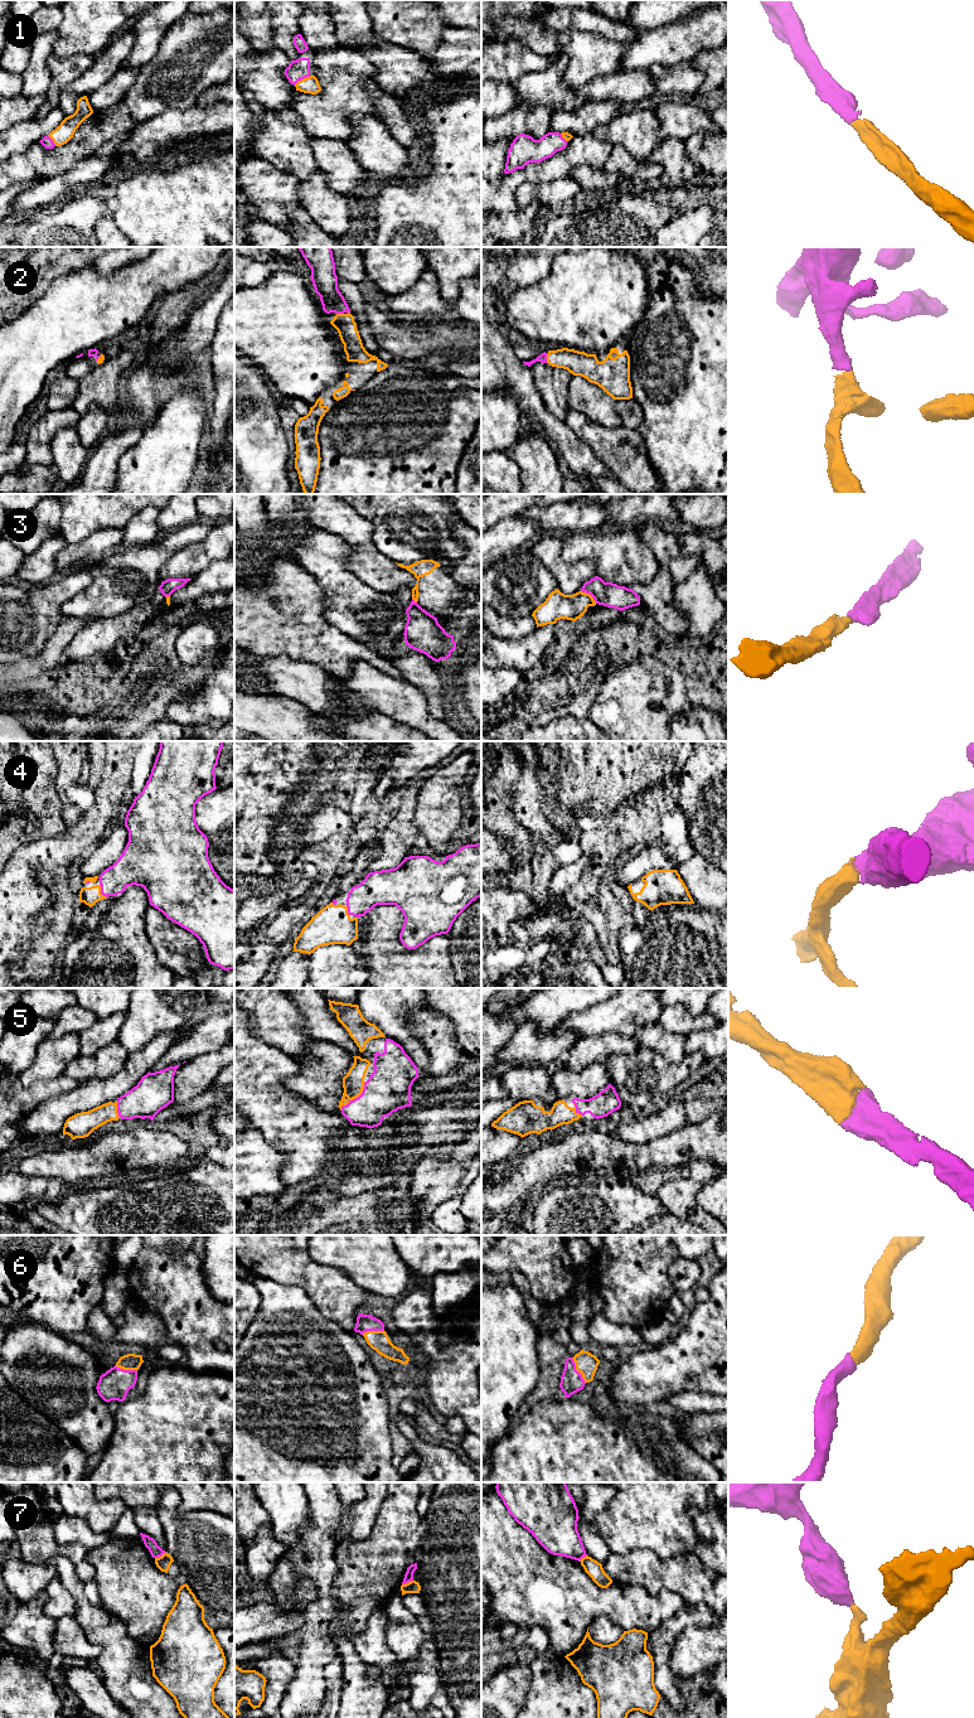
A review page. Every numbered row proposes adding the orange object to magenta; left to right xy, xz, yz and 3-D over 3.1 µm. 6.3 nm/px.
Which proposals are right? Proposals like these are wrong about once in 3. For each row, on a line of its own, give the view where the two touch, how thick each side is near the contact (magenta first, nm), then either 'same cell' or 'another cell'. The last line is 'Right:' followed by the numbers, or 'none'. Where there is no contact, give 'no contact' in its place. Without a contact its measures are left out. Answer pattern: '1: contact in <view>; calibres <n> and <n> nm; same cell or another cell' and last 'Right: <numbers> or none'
1: contact in xz; calibres 130 and 110 nm; same cell
2: contact in yz; calibres 50 and 160 nm; same cell
3: contact in yz; calibres 160 and 170 nm; another cell
4: contact in xy; calibres 200 and 110 nm; same cell
5: contact in xz; calibres 280 and 140 nm; same cell
6: contact in yz; calibres 140 and 140 nm; same cell
7: contact in xy; calibres 80 and 90 nm; another cell
Right: 1, 2, 4, 5, 6

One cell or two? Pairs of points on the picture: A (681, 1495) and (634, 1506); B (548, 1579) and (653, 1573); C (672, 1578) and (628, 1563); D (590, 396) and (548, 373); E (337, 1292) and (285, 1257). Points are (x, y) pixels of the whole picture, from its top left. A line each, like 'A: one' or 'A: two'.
A: one
B: two
C: one
D: one
E: one

